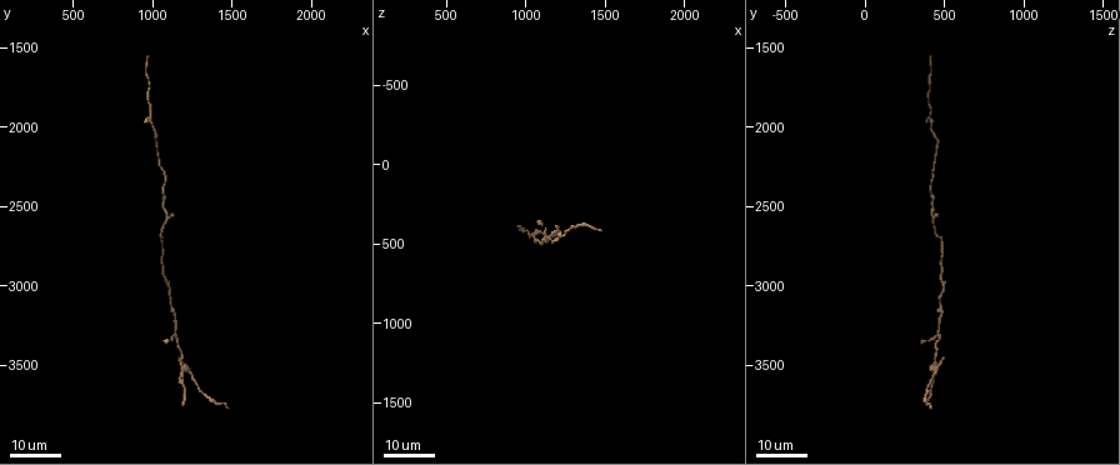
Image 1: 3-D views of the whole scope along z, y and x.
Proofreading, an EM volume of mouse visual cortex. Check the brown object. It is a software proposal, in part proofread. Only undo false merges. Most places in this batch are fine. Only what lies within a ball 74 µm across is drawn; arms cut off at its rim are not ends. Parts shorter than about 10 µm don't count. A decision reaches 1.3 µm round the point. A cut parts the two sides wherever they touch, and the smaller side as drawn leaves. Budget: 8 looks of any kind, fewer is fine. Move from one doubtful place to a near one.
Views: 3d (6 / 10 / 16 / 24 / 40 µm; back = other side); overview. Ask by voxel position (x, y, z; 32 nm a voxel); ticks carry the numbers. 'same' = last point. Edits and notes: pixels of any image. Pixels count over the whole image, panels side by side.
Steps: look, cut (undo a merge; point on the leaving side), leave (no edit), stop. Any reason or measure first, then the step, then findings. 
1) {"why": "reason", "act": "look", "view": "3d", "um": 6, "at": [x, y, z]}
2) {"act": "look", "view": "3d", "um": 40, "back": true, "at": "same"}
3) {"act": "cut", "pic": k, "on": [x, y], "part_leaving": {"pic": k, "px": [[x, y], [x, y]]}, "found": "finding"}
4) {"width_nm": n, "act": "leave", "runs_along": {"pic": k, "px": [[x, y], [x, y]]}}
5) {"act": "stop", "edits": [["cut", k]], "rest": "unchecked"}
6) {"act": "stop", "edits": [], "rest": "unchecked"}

{"why": "narrows sharply", "act": "look", "view": "3d", "um": 24, "at": [1140, 3180, 460]}

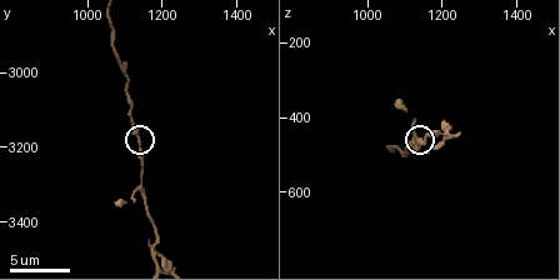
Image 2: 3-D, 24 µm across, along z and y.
{"why": "closer look", "act": "look", "view": "3d", "um": 10, "at": [1140, 3180, 480]}

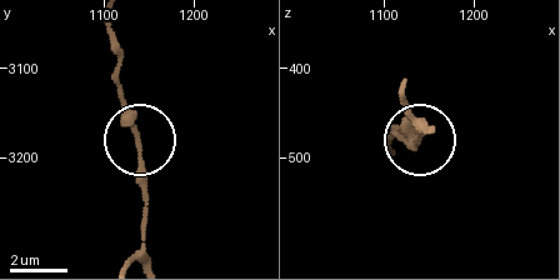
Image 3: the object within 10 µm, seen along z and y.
{"why": "from behind", "act": "look", "view": "3d", "um": 10, "back": true, "at": [1140, 3185, 475]}

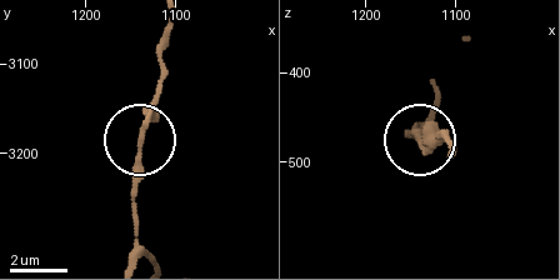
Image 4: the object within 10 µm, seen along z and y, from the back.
{"act": "leave", "runs_along": {"pic": 4, "px": [[166, 25], [159, 90], [138, 148], [138, 210]]}, "found": "continuous, no second neuron"}

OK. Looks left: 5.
{"why": "thin neck", "act": "look", "view": "3d", "um": 10, "at": [1100, 3020, 500]}

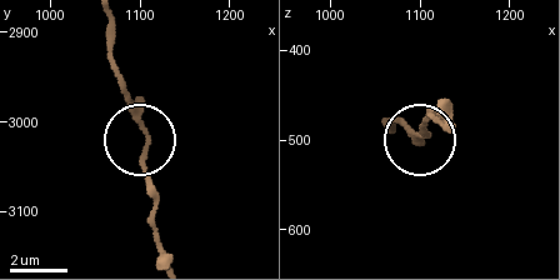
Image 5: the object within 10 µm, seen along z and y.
{"width_nm": 150, "act": "leave", "runs_along": {"pic": 5, "px": [[105, 23], [110, 66], [149, 145], [155, 221]]}, "found": "one neuron here"}

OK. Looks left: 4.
{"why": "three-way junction", "act": "look", "view": "3d", "um": 16, "at": [1100, 2580, 420]}

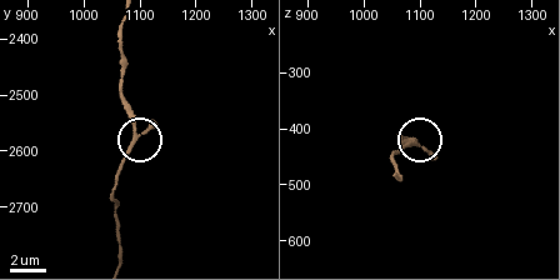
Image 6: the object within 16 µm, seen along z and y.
{"act": "look", "view": "3d", "um": 10, "at": [1090, 2580, 425]}

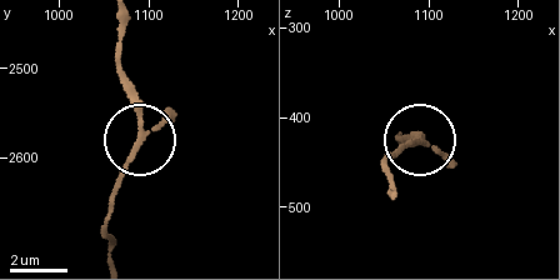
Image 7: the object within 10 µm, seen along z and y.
{"act": "leave", "runs_along": {"pic": 7, "px": [[108, 253], [108, 203], [136, 138], [121, 40]]}, "found": "continuous, no second neuron"}

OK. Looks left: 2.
{"why": "thick turns thin", "act": "look", "view": "3d", "um": 24, "at": [980, 1940, 400]}

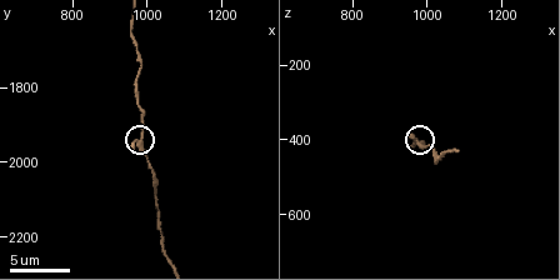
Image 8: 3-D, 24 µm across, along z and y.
{"why": "zoom in", "act": "look", "view": "3d", "um": 6, "at": "same"}

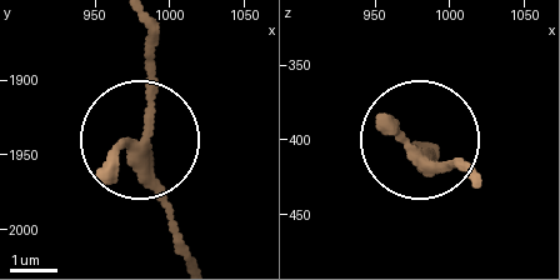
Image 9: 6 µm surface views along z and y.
{"arms": 3, "act": "leave", "found": "one neuron here"}

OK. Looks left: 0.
{"act": "stop", "edits": [], "rest": "unchecked"}

